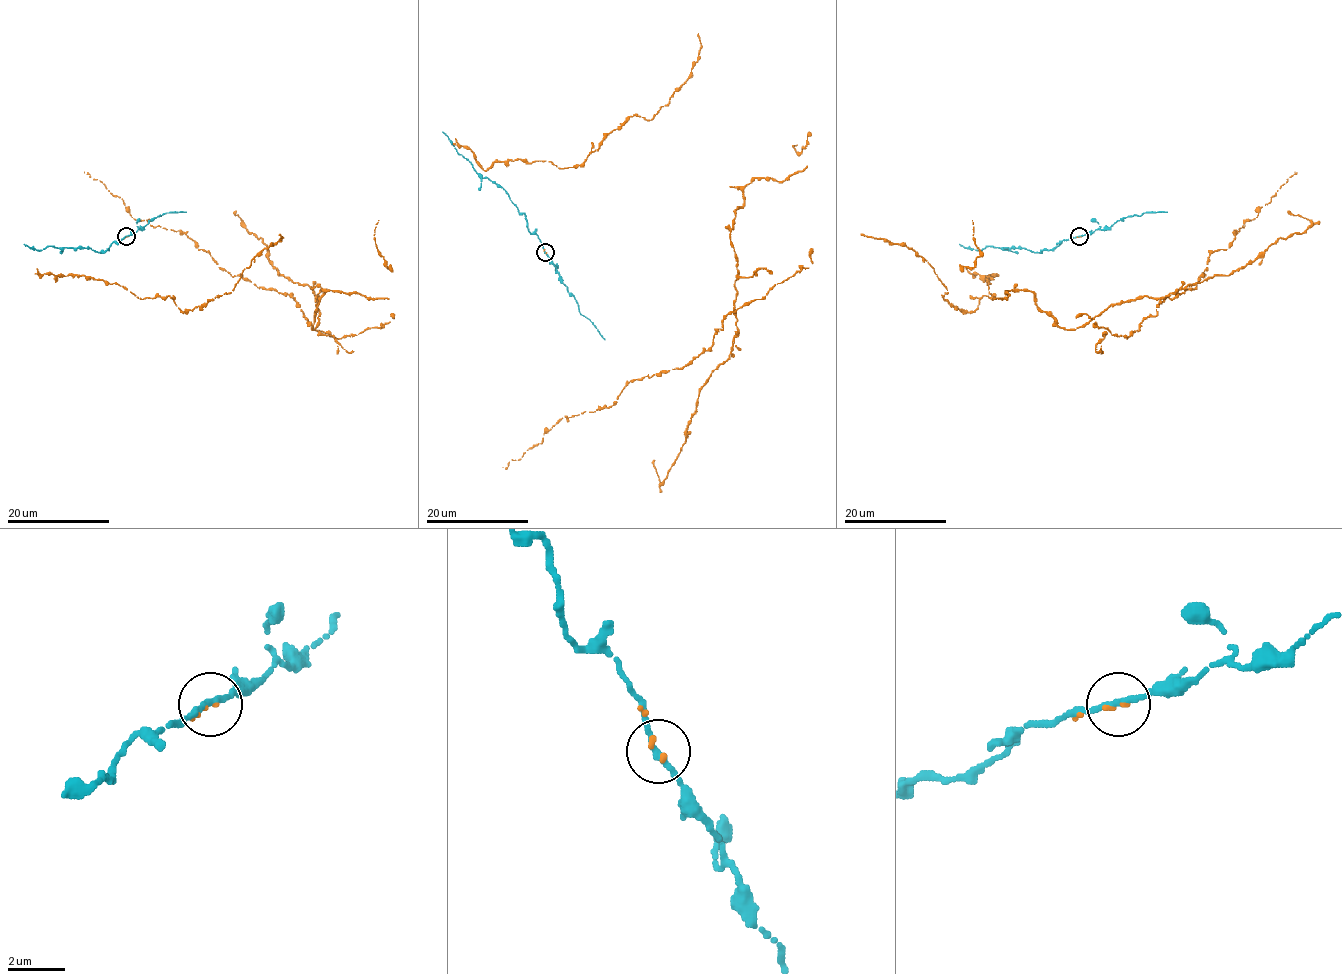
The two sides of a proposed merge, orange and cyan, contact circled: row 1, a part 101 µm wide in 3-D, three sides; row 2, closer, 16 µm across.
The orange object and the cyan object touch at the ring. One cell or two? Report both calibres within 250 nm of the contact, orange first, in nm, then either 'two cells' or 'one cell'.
calibres 170 and 200 nm; one cell

